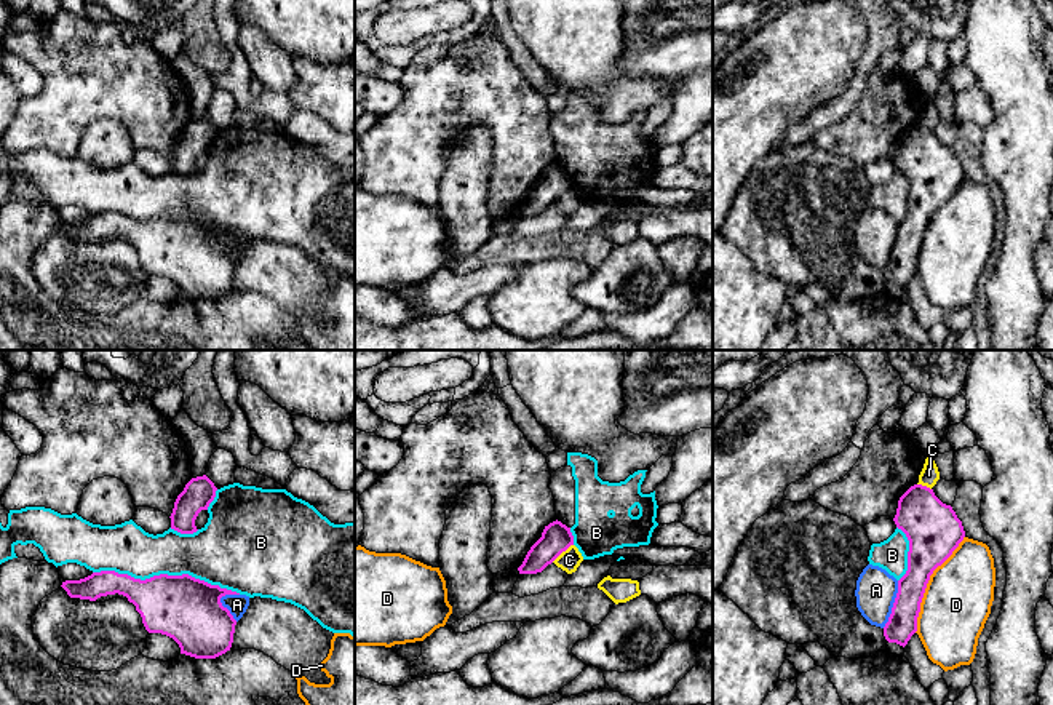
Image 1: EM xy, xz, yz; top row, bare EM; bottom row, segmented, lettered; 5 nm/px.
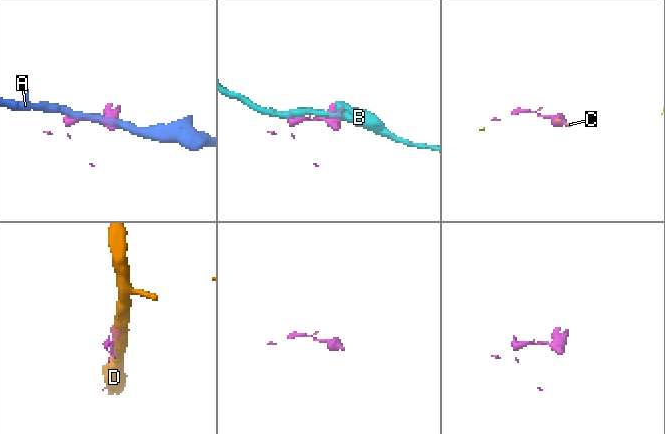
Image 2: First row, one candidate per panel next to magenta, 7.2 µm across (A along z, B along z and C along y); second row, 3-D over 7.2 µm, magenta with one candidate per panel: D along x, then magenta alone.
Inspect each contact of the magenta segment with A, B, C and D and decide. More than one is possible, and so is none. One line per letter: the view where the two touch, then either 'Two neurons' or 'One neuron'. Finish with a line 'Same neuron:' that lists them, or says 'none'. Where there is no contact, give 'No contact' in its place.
A: Touches magenta in yz. Two neurons
B: Touches magenta in xy. Two neurons
C: Touches magenta in xz. Two neurons
D: Touches magenta in yz. Two neurons
Same neuron: none

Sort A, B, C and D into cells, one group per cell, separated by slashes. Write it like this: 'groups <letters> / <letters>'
groups A / B / C D

